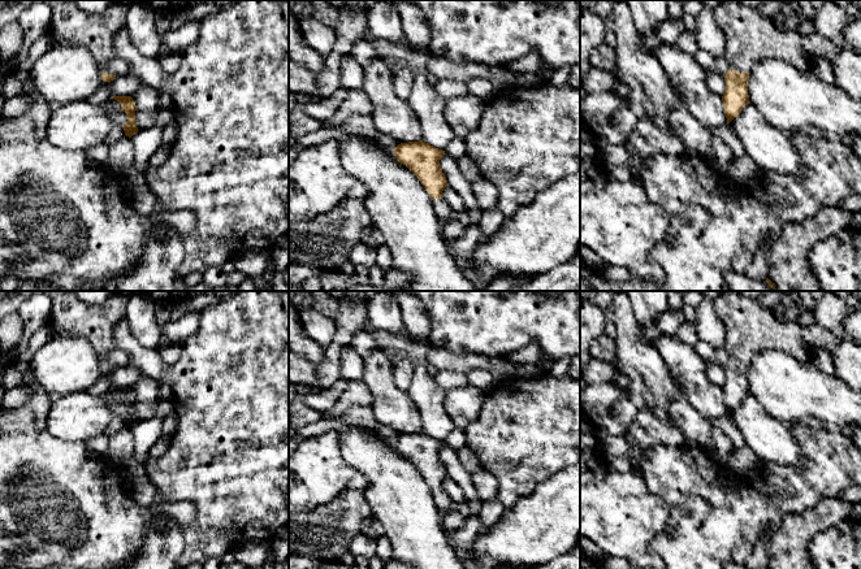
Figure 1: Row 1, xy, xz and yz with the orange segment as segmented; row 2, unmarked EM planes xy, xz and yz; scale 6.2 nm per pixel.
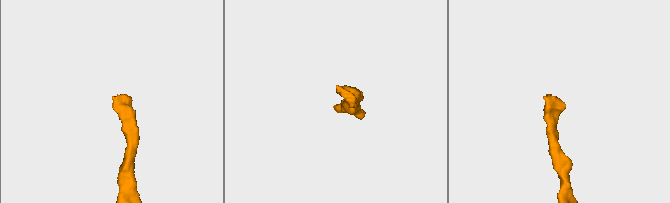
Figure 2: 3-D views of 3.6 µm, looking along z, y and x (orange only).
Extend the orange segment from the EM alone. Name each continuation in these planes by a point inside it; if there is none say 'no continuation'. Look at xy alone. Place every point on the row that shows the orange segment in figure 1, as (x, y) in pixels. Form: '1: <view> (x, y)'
1: xy (69, 26)

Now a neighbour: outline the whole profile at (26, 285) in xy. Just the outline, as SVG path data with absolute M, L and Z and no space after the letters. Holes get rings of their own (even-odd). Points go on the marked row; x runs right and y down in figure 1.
M22 279L16 291L66 291L48 279Z

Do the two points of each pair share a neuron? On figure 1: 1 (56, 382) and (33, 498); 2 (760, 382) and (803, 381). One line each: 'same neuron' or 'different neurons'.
1: different neurons
2: same neuron

